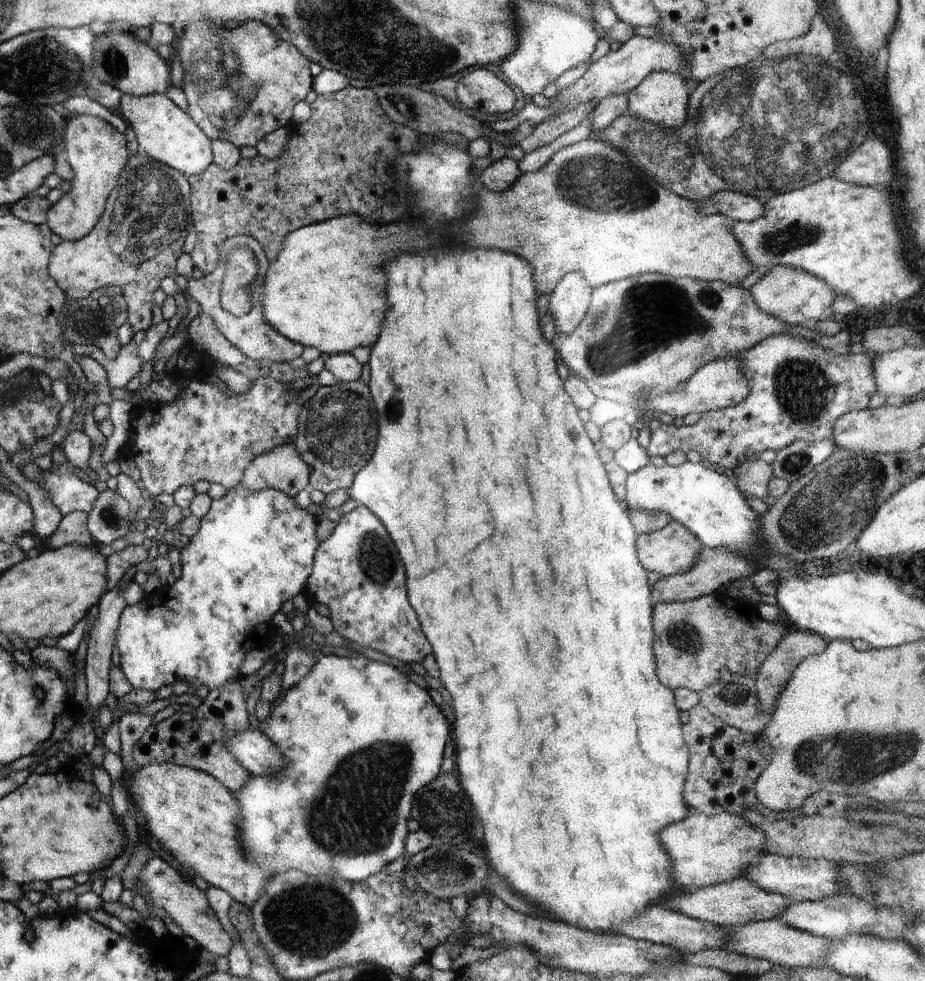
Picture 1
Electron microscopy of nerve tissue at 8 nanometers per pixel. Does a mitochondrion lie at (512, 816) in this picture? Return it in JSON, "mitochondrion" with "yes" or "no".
{"mitochondrion":"no"}

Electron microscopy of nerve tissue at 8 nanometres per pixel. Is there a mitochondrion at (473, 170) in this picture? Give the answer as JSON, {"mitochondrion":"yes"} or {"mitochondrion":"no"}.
{"mitochondrion":"no"}

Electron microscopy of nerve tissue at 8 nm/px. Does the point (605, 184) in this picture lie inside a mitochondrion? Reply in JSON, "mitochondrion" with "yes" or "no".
{"mitochondrion":"yes"}

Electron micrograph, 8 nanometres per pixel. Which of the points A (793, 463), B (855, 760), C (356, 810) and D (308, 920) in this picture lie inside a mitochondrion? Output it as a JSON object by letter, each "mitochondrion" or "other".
{"A":"mitochondrion","B":"mitochondrion","C":"mitochondrion","D":"mitochondrion"}

